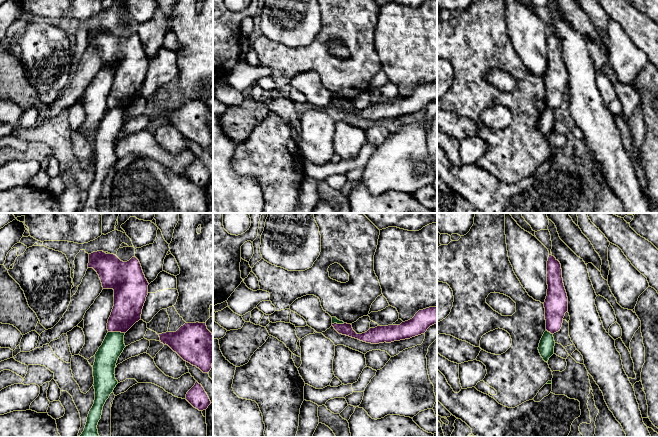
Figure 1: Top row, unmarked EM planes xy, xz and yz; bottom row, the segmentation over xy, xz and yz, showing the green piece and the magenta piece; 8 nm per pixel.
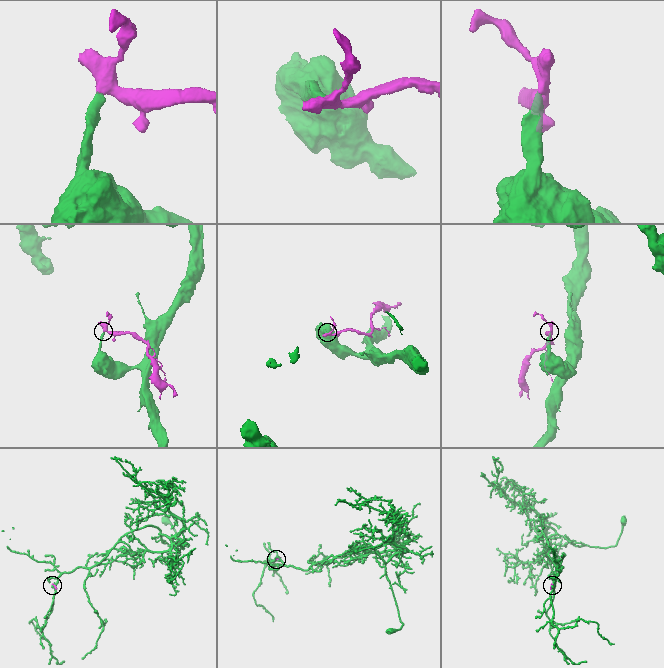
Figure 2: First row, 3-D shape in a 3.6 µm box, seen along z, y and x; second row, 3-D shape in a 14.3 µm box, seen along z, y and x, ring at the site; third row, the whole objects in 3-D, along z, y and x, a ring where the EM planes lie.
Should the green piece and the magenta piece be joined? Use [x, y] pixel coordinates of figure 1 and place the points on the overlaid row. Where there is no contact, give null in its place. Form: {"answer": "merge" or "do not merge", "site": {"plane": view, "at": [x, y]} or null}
{"answer": "do not merge", "site": {"plane": "xy", "at": [116, 332]}}

